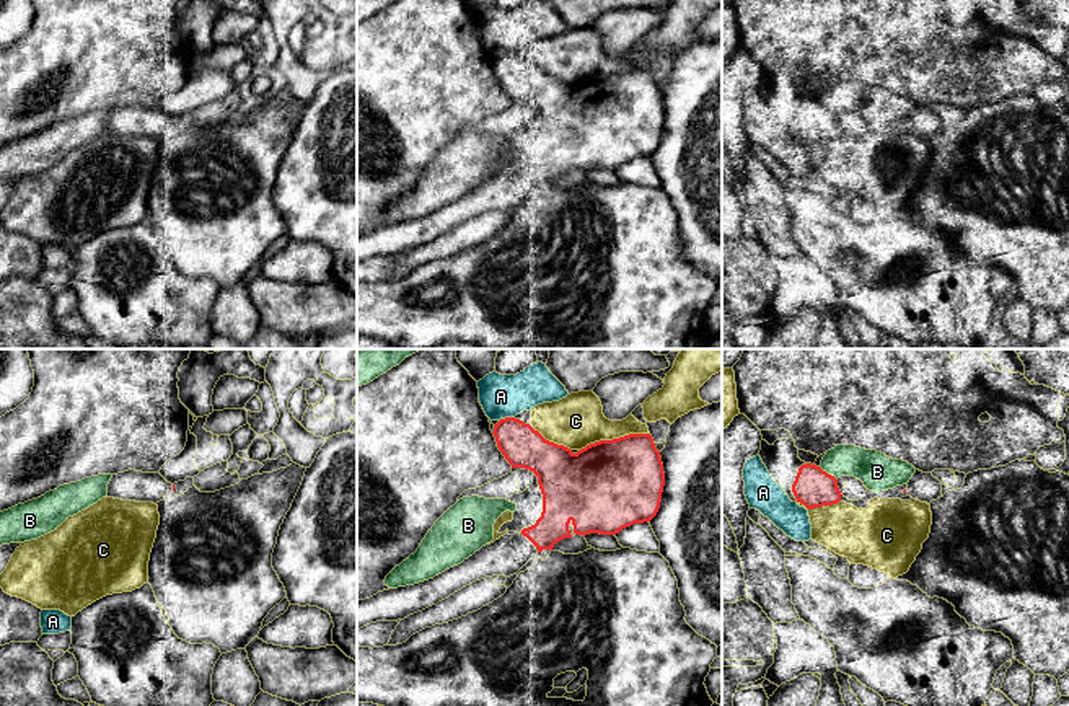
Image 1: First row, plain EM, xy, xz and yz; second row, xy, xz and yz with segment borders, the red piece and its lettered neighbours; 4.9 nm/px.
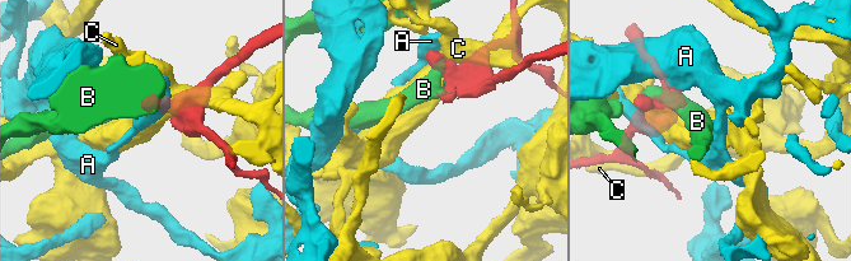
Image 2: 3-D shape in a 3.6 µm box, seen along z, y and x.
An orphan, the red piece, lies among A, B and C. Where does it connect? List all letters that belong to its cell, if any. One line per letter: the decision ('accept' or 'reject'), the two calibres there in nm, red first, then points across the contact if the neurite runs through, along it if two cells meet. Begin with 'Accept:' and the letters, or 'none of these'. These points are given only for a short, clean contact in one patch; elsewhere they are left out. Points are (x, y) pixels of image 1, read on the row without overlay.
Accept: none of these
A: reject; calibres 200 and 220 nm
B: reject; calibres 190 and 180 nm
C: reject; calibres 440 and 260 nm

